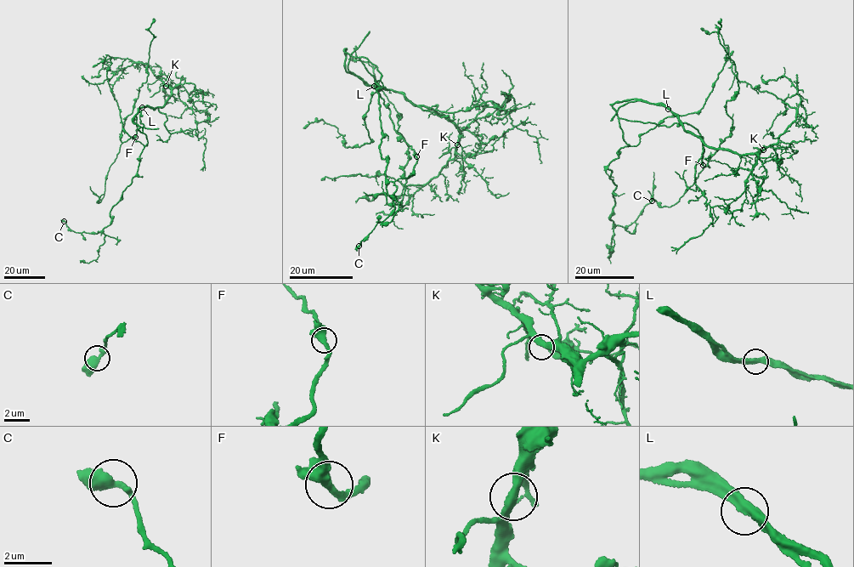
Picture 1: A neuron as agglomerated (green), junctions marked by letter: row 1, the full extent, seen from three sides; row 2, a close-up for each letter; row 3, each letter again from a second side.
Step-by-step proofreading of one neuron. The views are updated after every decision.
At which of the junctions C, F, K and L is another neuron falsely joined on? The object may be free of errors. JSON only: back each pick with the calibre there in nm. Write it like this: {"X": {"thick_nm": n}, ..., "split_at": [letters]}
{"split_at": []}

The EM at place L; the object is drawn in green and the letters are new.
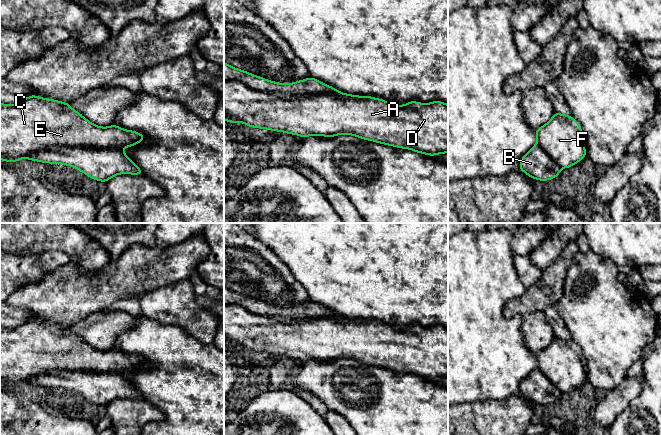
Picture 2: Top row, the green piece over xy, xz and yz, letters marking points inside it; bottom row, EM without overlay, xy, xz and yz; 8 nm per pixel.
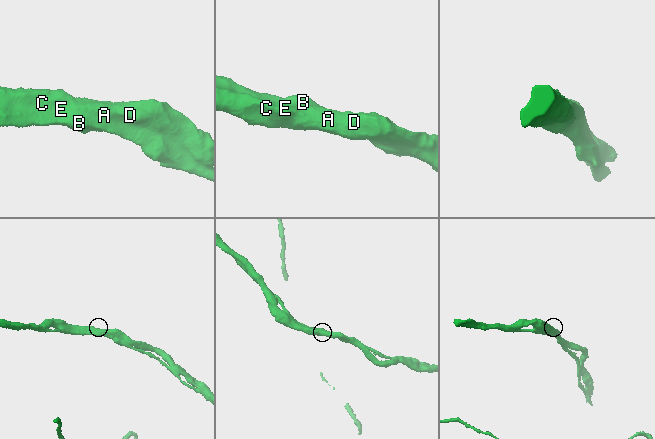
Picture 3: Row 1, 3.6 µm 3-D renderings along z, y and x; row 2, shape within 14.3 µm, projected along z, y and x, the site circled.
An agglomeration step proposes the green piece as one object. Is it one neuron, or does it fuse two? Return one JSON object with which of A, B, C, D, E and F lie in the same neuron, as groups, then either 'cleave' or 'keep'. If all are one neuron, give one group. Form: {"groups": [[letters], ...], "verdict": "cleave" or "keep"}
{"groups": [["A", "B", "C", "D", "E", "F"]], "verdict": "keep"}

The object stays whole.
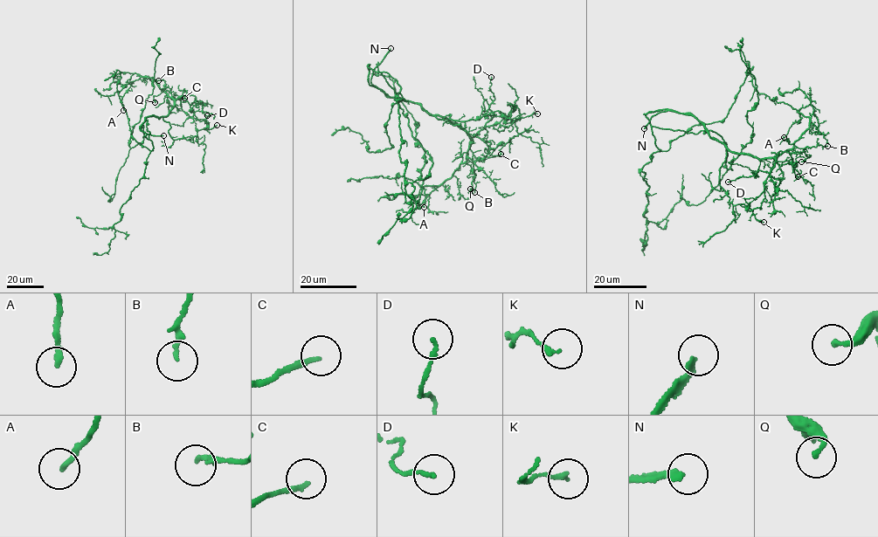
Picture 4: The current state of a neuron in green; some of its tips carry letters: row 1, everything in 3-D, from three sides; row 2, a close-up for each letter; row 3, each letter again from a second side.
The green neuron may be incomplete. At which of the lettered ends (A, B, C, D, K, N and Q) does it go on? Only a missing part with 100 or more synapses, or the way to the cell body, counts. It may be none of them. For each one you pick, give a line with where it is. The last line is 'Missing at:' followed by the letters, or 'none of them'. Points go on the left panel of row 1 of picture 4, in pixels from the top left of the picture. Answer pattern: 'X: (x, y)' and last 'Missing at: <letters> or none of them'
N: (163, 135)
Missing at: N

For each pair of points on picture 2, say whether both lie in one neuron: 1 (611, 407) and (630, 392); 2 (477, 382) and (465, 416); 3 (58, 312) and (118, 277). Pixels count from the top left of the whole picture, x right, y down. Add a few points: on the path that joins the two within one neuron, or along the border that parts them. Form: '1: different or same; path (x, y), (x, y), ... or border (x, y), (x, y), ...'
1: same; path (616, 402), (625, 396)
2: different; border (493, 398), (458, 404)
3: same; path (73, 297), (77, 293), (98, 292), (103, 287)

